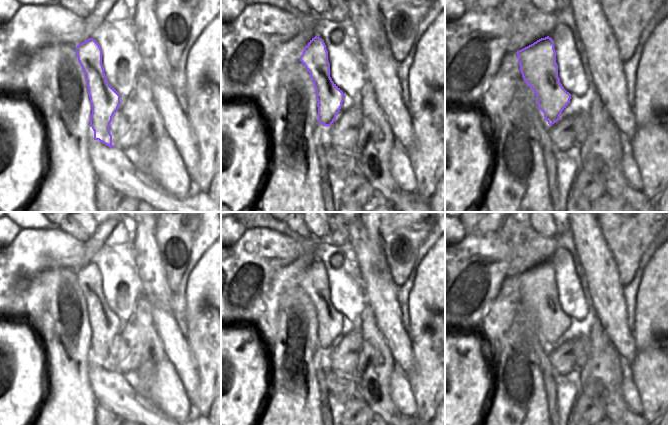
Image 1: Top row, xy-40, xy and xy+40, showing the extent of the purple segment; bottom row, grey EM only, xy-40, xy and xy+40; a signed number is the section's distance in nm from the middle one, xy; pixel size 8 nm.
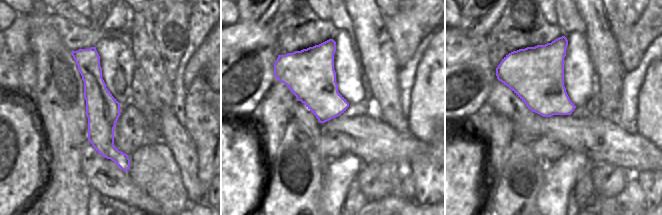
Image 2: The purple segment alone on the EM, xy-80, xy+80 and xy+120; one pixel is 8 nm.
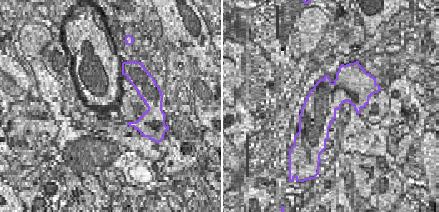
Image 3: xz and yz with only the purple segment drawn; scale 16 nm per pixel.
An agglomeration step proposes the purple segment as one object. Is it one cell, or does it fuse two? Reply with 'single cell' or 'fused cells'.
single cell

